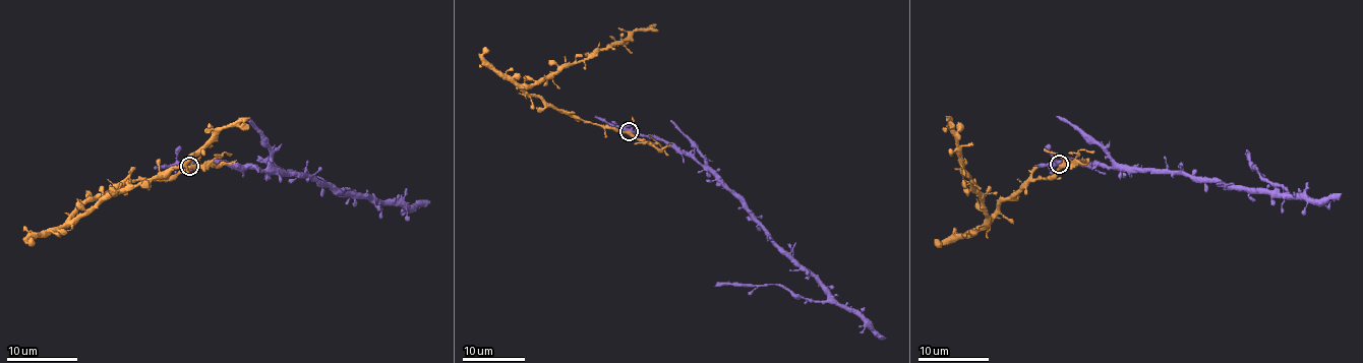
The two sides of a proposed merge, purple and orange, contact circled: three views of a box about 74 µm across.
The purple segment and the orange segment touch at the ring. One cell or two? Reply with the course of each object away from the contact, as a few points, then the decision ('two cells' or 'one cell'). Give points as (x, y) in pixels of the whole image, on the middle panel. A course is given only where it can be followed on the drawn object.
purple runs (628, 131), (656, 135), (689, 152), (815, 279), (827, 299), (814, 301), (794, 296), (775, 284), (714, 285); orange runs (628, 131), (574, 118), (527, 91), (554, 72), (620, 45), (635, 31), (656, 24); two cells

